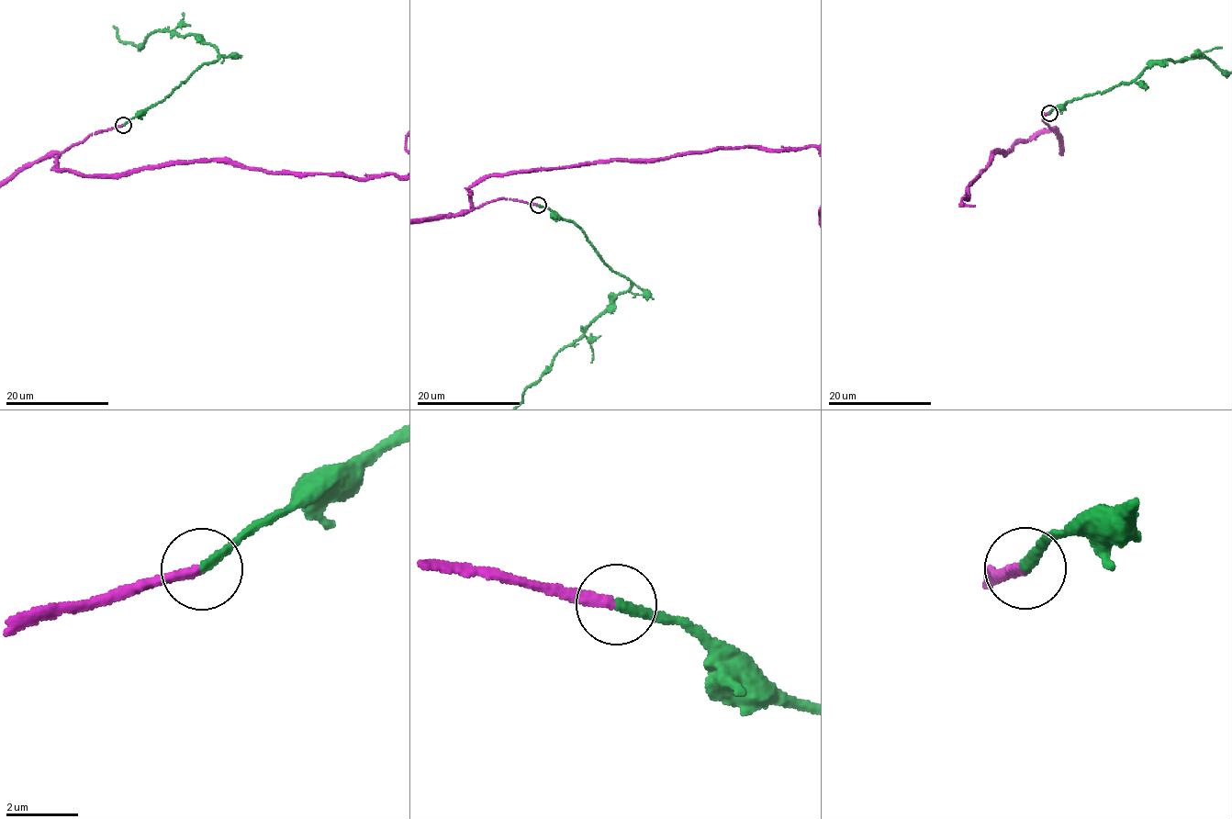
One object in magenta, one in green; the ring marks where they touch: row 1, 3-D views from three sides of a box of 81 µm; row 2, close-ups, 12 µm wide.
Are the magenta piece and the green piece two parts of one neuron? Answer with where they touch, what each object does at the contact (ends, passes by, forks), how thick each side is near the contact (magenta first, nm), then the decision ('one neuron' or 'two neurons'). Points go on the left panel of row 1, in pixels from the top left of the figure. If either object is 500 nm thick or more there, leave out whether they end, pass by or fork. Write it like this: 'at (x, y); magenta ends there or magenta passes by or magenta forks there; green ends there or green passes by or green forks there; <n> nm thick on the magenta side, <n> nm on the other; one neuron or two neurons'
at (123, 125); magenta ends there; green ends there; 320 nm thick on the magenta side, 260 nm on the other; one neuron

